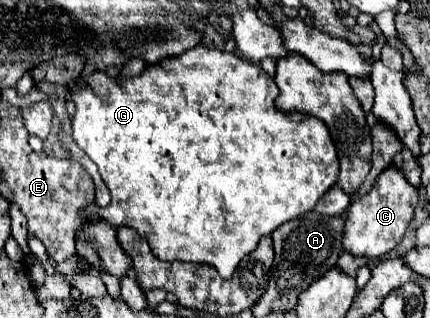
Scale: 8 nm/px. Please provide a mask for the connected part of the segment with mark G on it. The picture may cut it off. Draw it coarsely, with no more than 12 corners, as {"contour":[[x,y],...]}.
{"contour":[[208,47],[78,87],[114,227],[230,279],[338,155]]}

